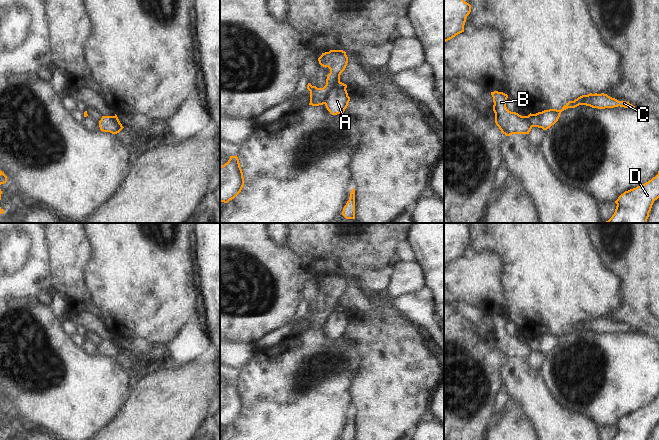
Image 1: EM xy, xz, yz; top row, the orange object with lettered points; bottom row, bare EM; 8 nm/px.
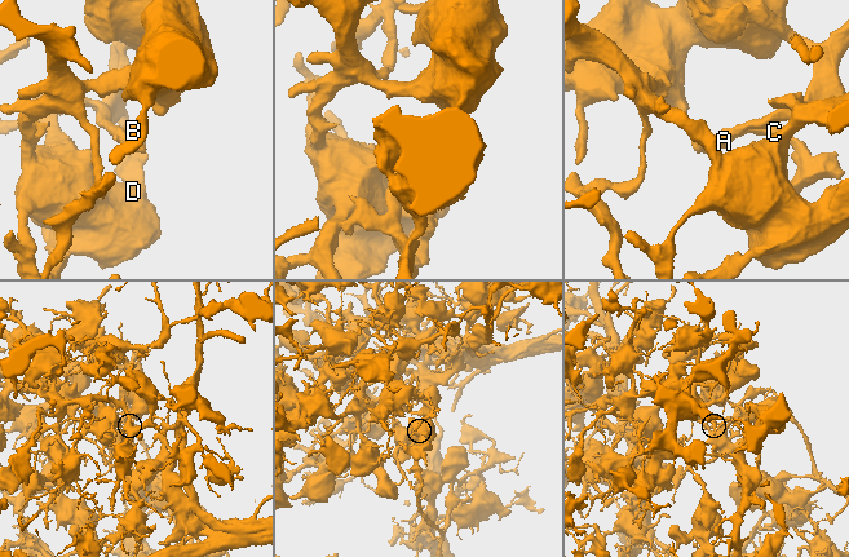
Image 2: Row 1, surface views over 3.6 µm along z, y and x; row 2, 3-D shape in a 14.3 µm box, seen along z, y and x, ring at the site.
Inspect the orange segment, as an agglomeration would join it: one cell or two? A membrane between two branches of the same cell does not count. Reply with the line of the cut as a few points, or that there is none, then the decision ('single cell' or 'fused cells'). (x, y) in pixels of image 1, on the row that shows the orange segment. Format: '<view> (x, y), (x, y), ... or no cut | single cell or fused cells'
xz (339, 81), (330, 90), (324, 103) | fused cells

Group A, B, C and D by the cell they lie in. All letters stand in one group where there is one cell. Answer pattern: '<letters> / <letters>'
A C D / B

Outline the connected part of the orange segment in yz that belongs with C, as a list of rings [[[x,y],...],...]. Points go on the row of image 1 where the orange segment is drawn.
[[[588,94],[582,95],[575,99],[574,101],[569,101],[566,105],[562,107],[561,110],[557,109],[549,109],[544,110],[542,112],[538,112],[536,114],[529,114],[527,117],[531,121],[533,127],[542,128],[543,130],[547,130],[552,125],[554,125],[562,111],[568,108],[575,108],[579,105],[586,105],[592,108],[605,109],[605,108],[614,108],[614,107],[624,107],[624,108],[635,108],[632,104],[626,101],[618,101],[615,98],[608,96],[607,94]]]

